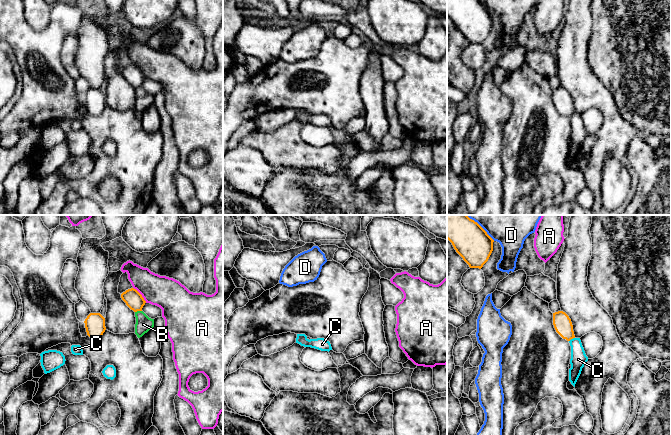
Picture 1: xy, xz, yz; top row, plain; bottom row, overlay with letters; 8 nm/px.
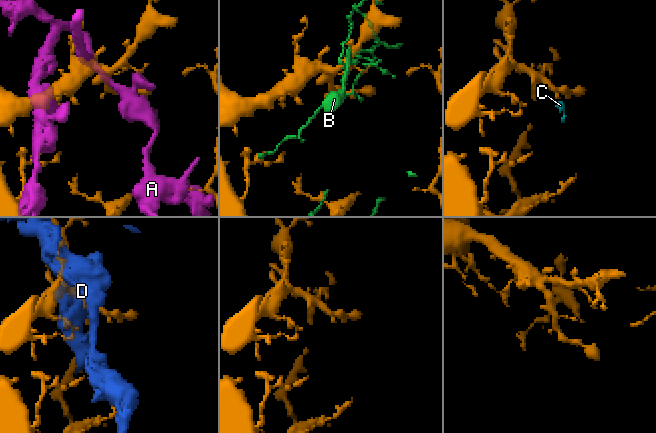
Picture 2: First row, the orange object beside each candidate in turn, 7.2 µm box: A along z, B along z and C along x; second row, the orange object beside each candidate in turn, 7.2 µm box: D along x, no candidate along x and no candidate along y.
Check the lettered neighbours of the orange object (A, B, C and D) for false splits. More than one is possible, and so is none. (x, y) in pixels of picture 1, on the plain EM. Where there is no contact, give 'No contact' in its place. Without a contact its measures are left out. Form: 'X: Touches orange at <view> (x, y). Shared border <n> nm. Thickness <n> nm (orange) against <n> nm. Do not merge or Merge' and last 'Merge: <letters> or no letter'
A: Touches orange at xy (141, 71). Shared border 170 nm. Thickness 140 nm (orange) against 260 nm. Do not merge
B: Touches orange at xy (138, 86). Shared border 60 nm. Thickness 140 nm (orange) against 130 nm. Do not merge
C: Touches orange at yz (571, 114). Shared border 60 nm. Thickness 150 nm (orange) against 130 nm. Merge
D: Touches orange at yz (486, 8). Shared border 190 nm. Thickness 280 nm (orange) against 220 nm. Do not merge
Merge: C

